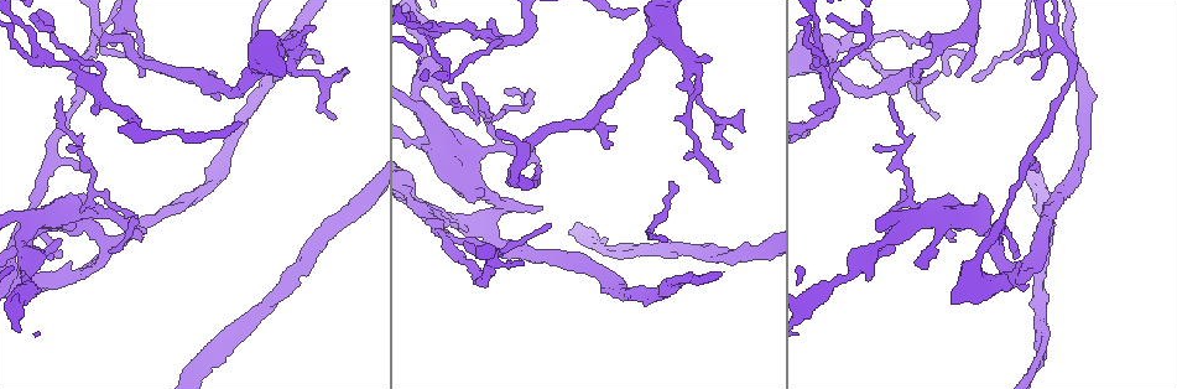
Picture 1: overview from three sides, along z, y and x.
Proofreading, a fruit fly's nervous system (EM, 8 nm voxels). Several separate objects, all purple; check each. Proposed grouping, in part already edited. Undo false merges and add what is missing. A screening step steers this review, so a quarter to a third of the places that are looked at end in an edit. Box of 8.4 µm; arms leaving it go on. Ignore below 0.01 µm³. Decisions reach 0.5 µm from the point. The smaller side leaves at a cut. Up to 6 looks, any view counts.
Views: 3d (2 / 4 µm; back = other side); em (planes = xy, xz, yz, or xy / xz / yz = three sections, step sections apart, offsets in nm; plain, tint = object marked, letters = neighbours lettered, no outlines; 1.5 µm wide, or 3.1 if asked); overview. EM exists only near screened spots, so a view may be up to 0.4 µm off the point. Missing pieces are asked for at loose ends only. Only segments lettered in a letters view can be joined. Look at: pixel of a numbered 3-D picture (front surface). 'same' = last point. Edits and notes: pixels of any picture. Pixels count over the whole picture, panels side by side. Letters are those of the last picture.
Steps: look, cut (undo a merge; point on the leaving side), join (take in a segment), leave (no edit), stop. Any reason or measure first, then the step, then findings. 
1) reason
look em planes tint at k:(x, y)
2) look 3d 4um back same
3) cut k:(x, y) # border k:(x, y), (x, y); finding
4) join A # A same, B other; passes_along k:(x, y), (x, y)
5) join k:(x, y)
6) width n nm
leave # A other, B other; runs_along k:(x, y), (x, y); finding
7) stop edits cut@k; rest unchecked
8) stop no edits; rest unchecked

free end
look em xz step 4 tint at 1:(1038, 169)

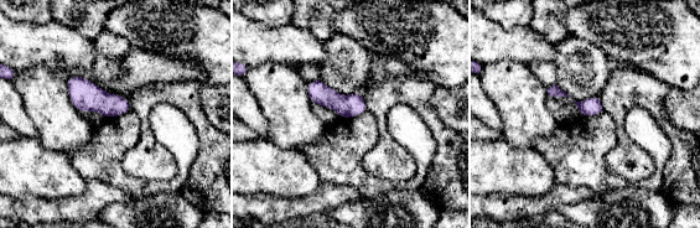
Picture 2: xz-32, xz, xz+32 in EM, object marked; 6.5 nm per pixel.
look em planes letters same

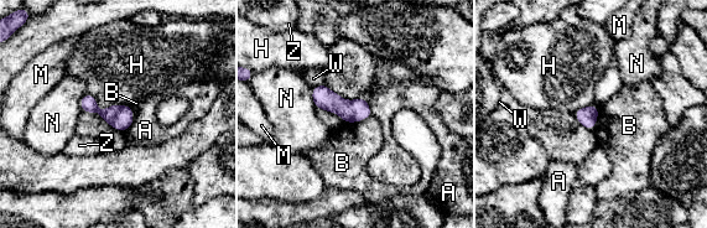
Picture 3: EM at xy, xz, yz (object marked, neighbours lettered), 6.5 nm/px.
longest_contact B 180 nm
leave # A other, B other, H other, M other, N other, W other, Z other; runs_along 3:(315, 91), (348, 110), (367, 113); none of them fits

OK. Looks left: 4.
an open end
look em planes letters at 1:(50, 257)

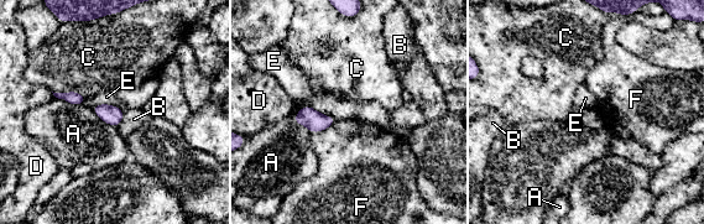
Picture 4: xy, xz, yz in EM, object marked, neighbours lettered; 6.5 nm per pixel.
leave # A other, B other, C other, D other, E other, F other; border 4:(92, 107), (110, 104), (124, 110); none of them fits

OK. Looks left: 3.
tapers out
look 3d 2um at 1:(716, 181)

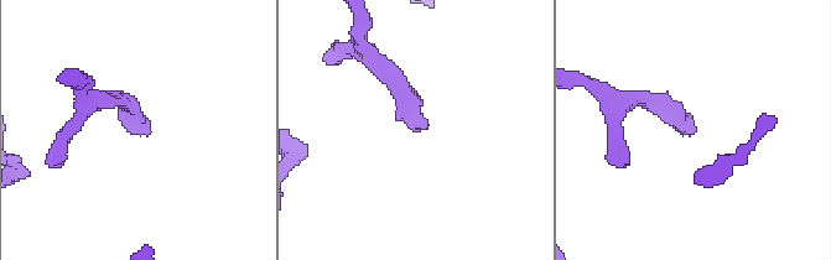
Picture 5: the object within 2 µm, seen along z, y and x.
look em planes letters at 5:(425, 125)

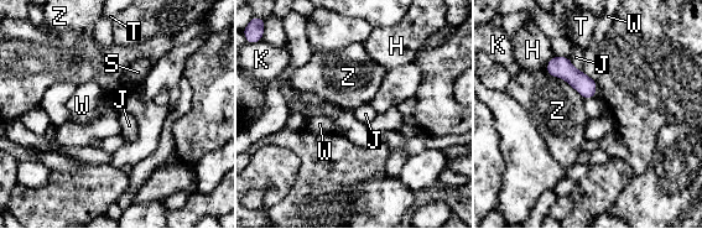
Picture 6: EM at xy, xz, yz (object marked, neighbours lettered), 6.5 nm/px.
leave # H other, J other, K other, S other, T other, W other, Z other; none of them fits

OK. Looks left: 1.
stop no edits; rest unchecked

